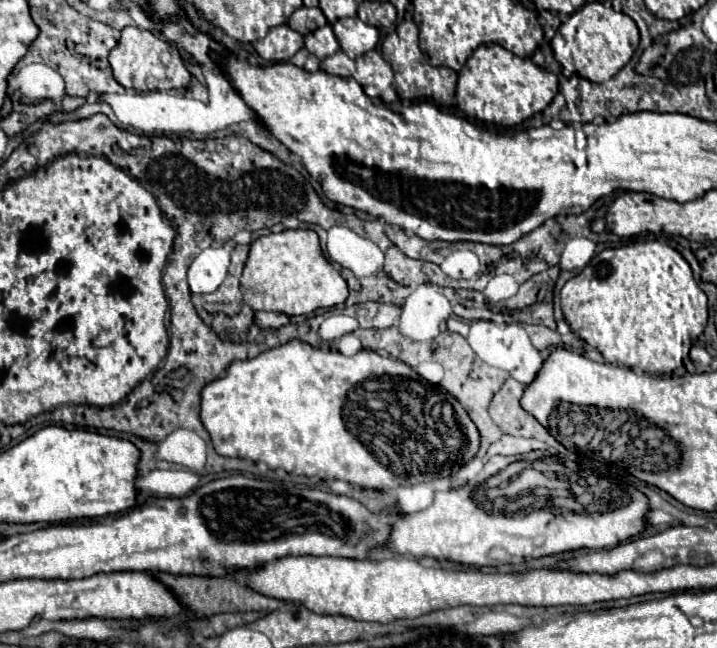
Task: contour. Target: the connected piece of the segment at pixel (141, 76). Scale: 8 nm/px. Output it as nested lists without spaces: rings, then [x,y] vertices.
[[[125,27],[121,31],[121,39],[109,53],[109,63],[113,69],[113,77],[125,87],[135,91],[163,91],[163,89],[185,89],[191,81],[191,75],[181,59],[179,49],[153,35],[147,29],[139,27]]]

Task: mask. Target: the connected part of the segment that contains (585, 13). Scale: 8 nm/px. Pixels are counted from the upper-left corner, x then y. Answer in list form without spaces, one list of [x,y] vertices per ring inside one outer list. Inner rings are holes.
[[[587,3],[561,24],[550,44],[565,77],[579,75],[593,83],[603,83],[629,63],[637,43],[639,29],[631,17],[613,11],[607,3]]]

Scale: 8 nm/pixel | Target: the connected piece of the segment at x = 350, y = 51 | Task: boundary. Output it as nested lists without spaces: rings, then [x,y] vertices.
[[[359,17],[339,19],[333,23],[333,29],[343,53],[351,59],[371,51],[379,41],[379,31],[373,25],[363,23]]]

